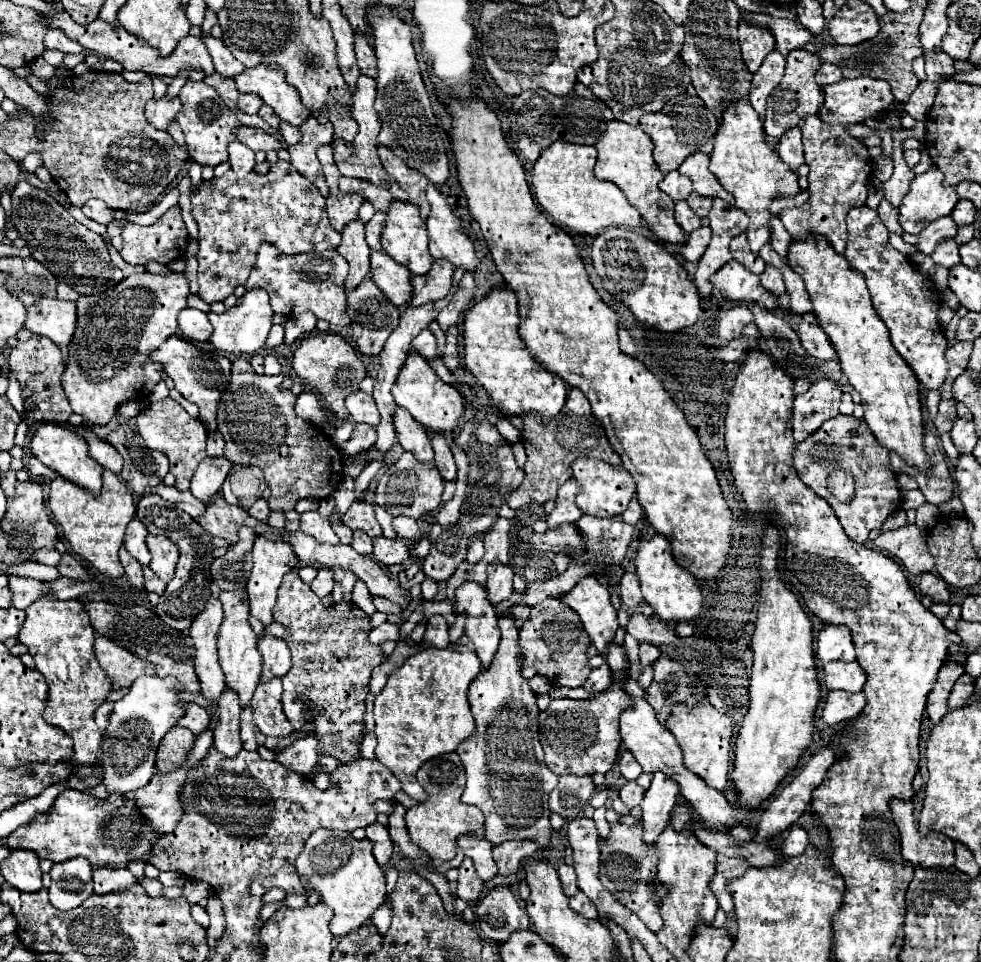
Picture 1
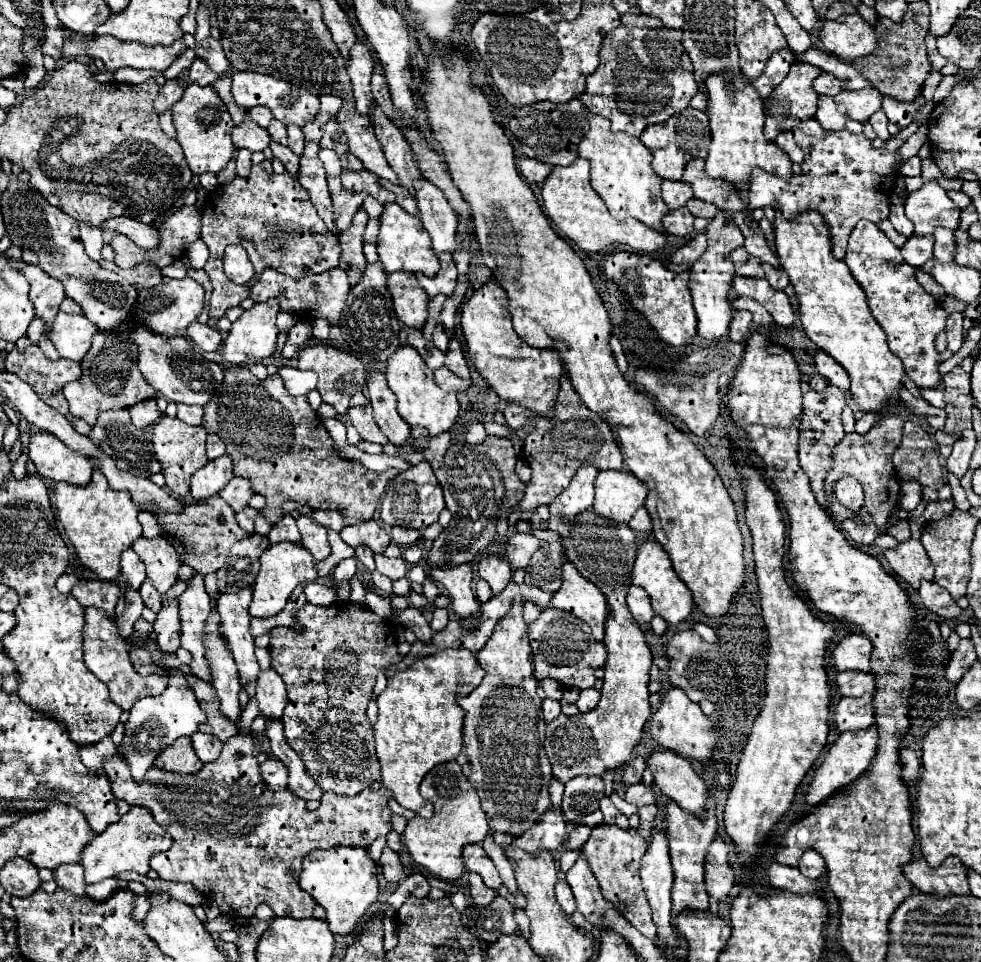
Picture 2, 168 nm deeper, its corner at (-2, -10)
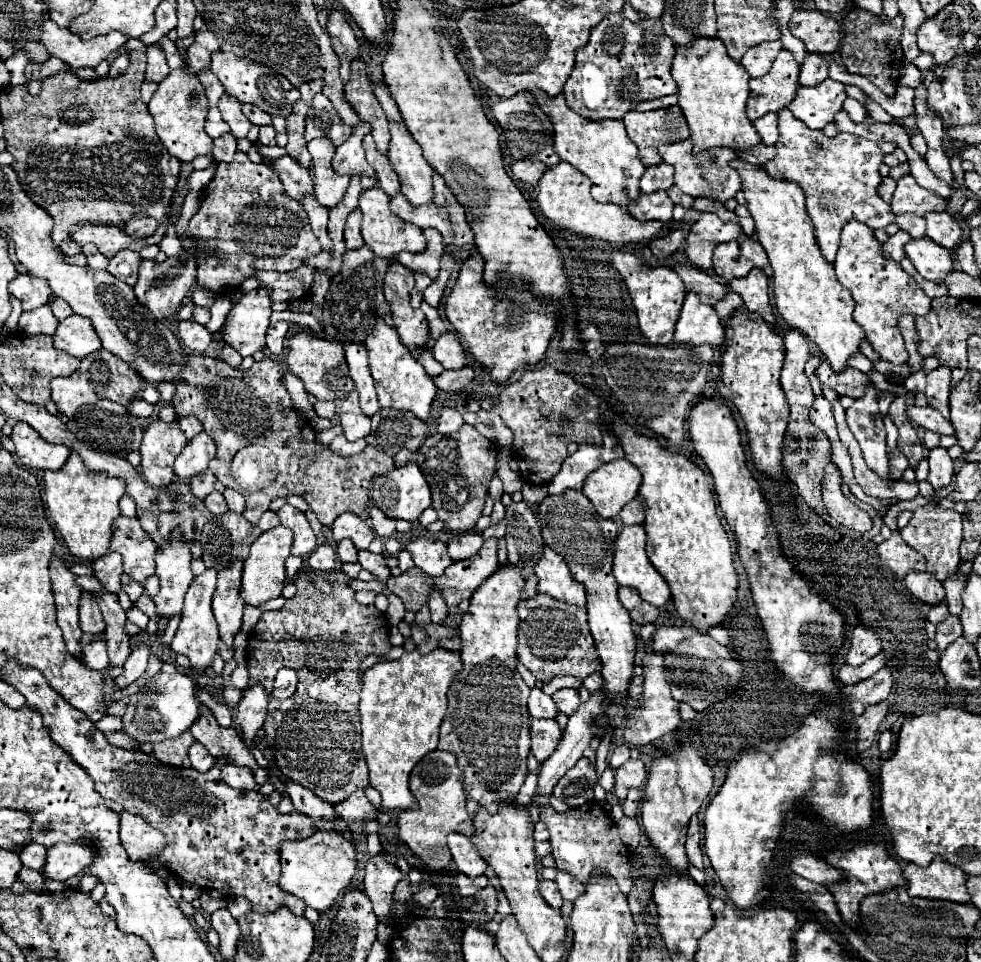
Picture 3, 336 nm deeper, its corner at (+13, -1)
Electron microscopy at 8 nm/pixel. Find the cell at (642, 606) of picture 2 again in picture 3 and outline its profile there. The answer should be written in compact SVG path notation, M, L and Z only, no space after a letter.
M619 587L619 601L621 601L623 607L629 611L631 619L633 619L635 623L639 623L639 625L651 623L651 621L655 621L657 615L659 615L659 609L657 609L657 607L653 607L653 609L649 607L651 613L645 611L647 605L645 605L645 601L639 597L637 589L631 589L631 587Z

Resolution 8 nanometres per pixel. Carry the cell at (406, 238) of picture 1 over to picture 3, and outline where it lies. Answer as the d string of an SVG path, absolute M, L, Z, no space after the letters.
M373 187L373 189L363 191L361 197L359 197L359 207L363 211L363 223L361 223L363 241L377 257L393 259L401 251L409 251L409 253L425 251L423 231L417 225L407 223L401 217L397 217L395 213L391 213L391 209L389 209L389 195L383 189Z

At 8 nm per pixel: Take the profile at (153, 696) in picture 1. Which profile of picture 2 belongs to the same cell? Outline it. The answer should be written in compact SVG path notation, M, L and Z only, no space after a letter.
M172 668L172 678L168 682L168 688L160 696L140 698L132 706L130 720L126 722L124 742L118 748L118 754L128 760L128 766L132 770L132 776L136 778L136 782L142 782L148 768L154 764L156 756L164 748L174 744L178 738L192 736L202 722L206 722L206 714L202 712L202 708L194 696L194 690L188 686L186 674L178 668Z

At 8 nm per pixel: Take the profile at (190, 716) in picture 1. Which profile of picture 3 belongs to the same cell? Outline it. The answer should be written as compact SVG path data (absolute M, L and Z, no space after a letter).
M193 741L191 749L189 749L189 759L191 759L193 769L197 769L197 771L207 771L207 769L211 769L211 765L213 765L213 761L215 761L215 757L213 757L199 741Z

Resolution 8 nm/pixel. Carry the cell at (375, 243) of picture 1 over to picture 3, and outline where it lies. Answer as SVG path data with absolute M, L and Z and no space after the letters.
M355 209L345 225L345 245L347 249L359 249L363 245L361 237L361 209Z

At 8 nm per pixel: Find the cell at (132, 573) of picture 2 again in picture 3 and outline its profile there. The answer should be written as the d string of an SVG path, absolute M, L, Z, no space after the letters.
M107 551L101 559L93 563L97 579L103 583L103 587L109 593L119 593L121 591L121 573L123 573L123 563L121 563L121 553L117 551Z

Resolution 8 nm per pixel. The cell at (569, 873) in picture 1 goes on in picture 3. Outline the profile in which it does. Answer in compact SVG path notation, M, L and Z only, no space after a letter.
M541 881L539 883L539 893L543 895L543 899L551 905L551 907L561 907L561 903L563 903L563 899L561 899L561 893L559 893L559 889L557 889L557 883L555 881Z

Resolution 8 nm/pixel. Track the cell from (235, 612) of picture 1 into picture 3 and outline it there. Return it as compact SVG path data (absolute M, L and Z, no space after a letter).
M237 561L217 575L217 589L213 595L213 615L219 623L221 641L233 649L233 637L241 629L245 601L239 597L243 563Z

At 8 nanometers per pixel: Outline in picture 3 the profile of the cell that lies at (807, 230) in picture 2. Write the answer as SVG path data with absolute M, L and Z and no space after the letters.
M743 159L731 161L743 179L743 193L747 209L755 219L757 241L765 247L773 267L773 293L779 315L791 329L815 341L829 365L841 373L847 369L849 357L861 353L865 331L853 319L853 297L837 277L829 261L823 259L815 241L815 229L807 215L805 193L797 183L781 177L769 177L763 167L751 165Z

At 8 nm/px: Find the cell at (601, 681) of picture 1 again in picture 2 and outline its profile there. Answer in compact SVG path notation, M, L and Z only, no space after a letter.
M588 688L580 692L576 706L578 706L578 712L588 712L588 710L594 710L598 702L600 702L600 692L596 688Z

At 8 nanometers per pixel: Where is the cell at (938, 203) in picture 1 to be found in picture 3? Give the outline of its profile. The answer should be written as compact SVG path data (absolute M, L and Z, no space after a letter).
M903 175L897 181L897 189L895 189L893 199L891 199L891 209L895 215L913 213L913 215L923 217L925 213L945 211L947 199L943 199L935 191L919 187L913 175Z

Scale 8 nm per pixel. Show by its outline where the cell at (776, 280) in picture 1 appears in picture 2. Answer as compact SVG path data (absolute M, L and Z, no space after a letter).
M762 264L762 268L764 268L764 272L766 272L766 280L770 282L770 286L772 288L776 288L776 290L784 290L786 286L788 286L788 274L782 270L782 268L774 268L774 266L770 266L770 264Z

